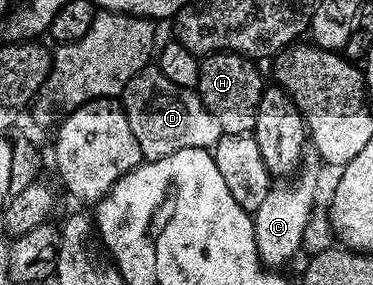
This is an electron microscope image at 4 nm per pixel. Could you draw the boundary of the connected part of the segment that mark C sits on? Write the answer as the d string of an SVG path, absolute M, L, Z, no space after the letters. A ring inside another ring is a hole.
M306 151L303 152L300 161L300 168L289 180L285 183L271 184L268 196L262 200L260 207L256 207L252 215L257 253L265 268L283 268L282 265L288 259L299 253L302 249L304 227L307 226L311 211L316 208L314 196L318 193L320 158L317 153ZM286 183L287 185L282 185Z

